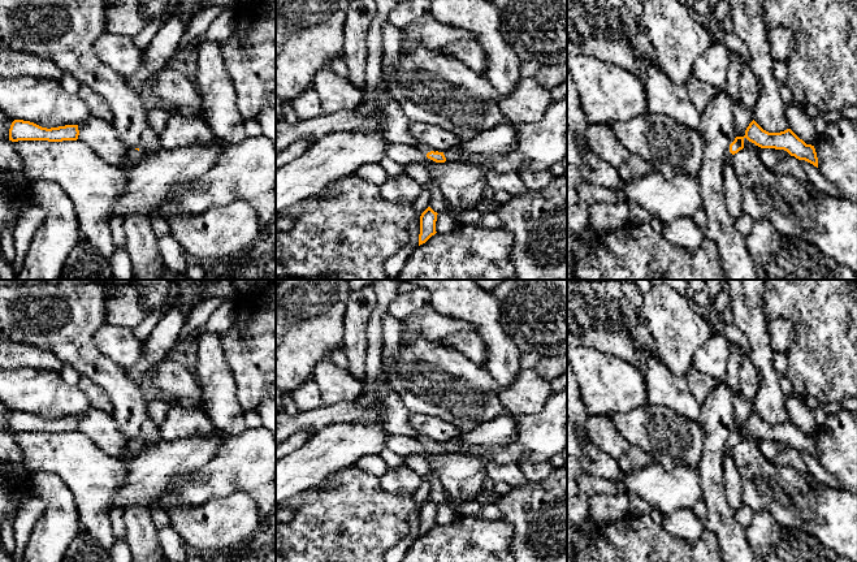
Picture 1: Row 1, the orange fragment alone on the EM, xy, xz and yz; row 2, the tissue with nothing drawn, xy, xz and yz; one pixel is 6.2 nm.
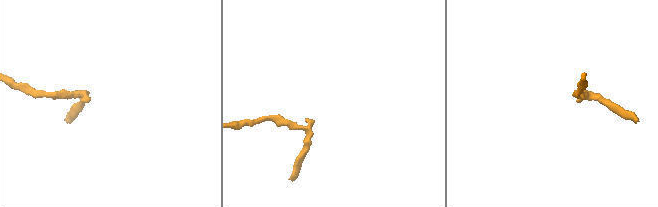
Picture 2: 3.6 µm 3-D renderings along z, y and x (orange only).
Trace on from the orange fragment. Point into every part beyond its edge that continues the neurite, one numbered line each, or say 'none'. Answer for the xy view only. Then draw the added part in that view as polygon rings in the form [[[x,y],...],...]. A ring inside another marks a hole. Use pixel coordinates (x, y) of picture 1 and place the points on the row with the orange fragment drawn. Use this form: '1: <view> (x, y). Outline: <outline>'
1: xy (134, 156). Outline: [[[130,148],[127,154],[127,159],[133,165],[137,165],[143,157],[143,154],[135,148]]]

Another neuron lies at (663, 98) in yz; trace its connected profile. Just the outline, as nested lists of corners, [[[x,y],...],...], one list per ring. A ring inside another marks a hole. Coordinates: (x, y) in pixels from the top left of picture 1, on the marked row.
[[[645,61],[644,73],[637,77],[645,85],[649,113],[663,114],[689,129],[698,129],[702,112],[683,86],[674,85],[652,61]]]

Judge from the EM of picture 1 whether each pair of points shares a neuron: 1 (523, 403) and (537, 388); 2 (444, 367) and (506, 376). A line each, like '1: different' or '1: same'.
1: same
2: different

